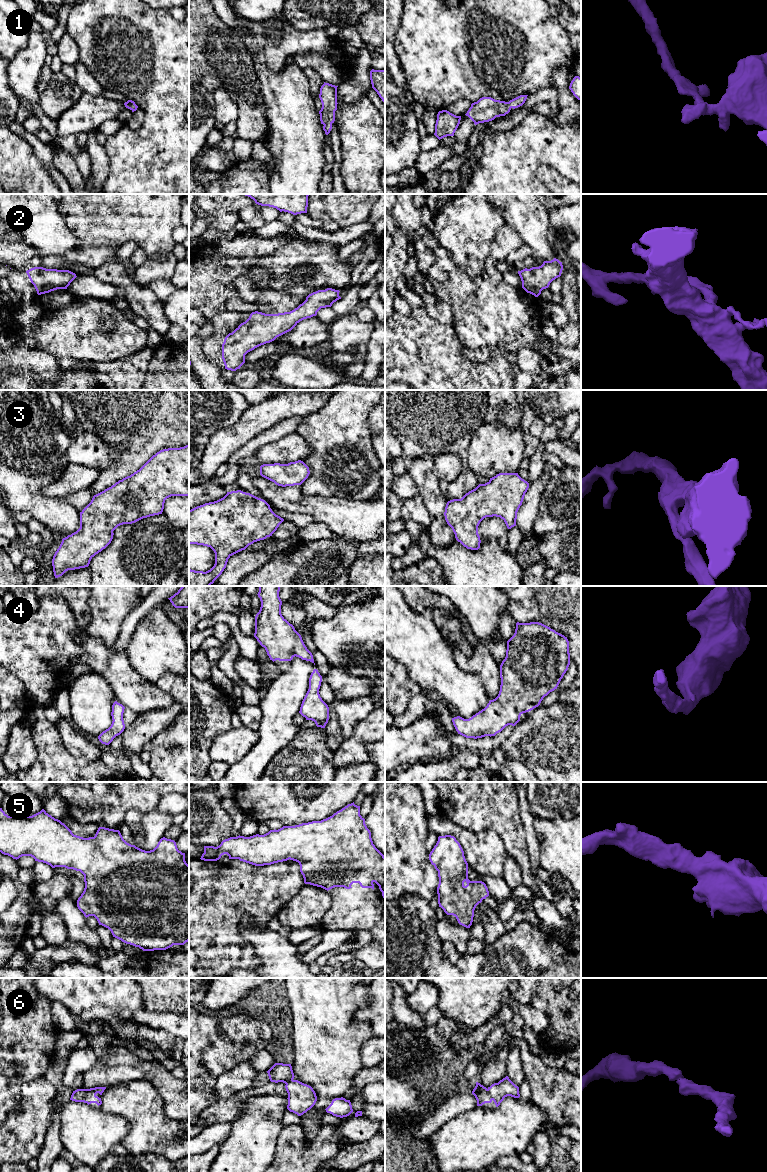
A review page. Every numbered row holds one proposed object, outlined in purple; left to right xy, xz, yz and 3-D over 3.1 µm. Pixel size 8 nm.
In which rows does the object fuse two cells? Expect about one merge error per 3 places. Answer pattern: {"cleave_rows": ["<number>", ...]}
{"cleave_rows": []}

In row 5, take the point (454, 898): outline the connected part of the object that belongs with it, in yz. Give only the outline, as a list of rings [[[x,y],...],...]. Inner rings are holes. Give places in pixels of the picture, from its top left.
[[[439,836],[429,860],[438,871],[439,907],[455,916],[460,925],[470,928],[476,906],[489,896],[486,884],[468,879],[468,863],[454,836]]]

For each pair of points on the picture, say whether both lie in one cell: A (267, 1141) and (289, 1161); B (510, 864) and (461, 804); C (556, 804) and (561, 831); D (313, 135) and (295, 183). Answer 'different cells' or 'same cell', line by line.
A: different cells
B: different cells
C: different cells
D: same cell

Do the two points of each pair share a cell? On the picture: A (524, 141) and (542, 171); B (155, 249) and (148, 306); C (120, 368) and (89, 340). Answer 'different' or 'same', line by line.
A: different
B: different
C: different

